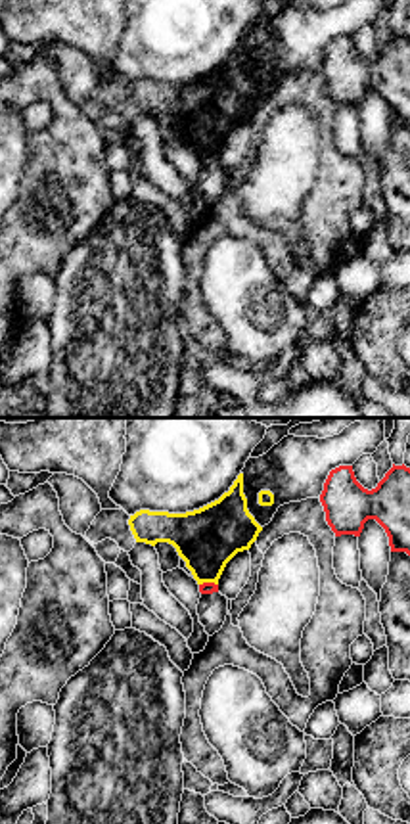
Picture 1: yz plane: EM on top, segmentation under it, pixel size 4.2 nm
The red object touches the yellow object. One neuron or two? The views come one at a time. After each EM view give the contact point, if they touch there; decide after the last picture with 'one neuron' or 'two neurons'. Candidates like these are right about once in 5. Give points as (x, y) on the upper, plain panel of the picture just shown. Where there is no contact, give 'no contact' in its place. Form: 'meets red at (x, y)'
meets red at (207, 154)

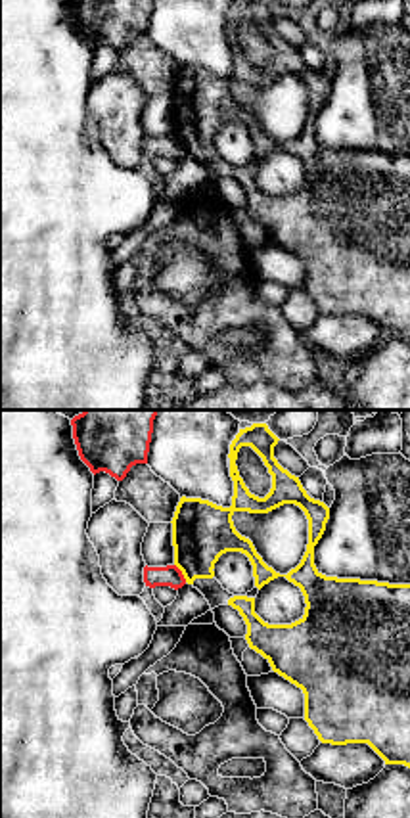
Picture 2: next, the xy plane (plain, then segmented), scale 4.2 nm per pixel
meets red at (181, 144)

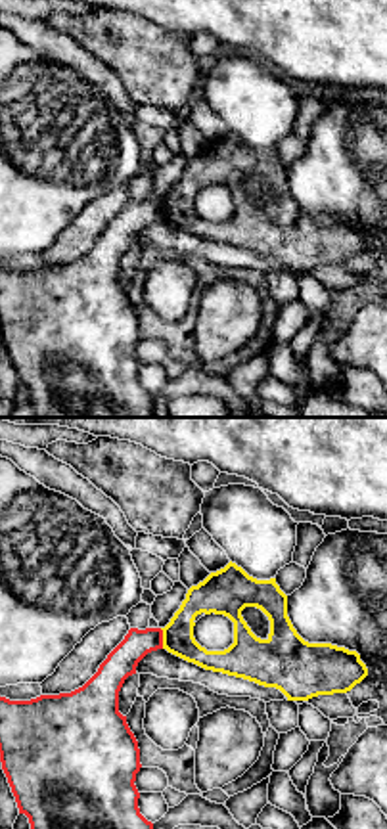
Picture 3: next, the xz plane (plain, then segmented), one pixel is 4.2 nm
meets red at (161, 209)

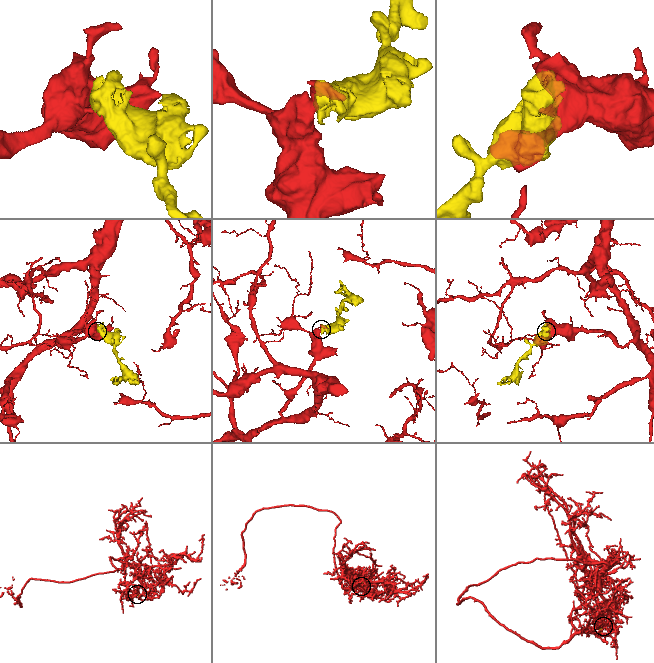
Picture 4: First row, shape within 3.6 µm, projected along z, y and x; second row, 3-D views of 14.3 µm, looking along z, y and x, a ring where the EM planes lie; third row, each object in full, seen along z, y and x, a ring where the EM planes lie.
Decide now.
two neurons

